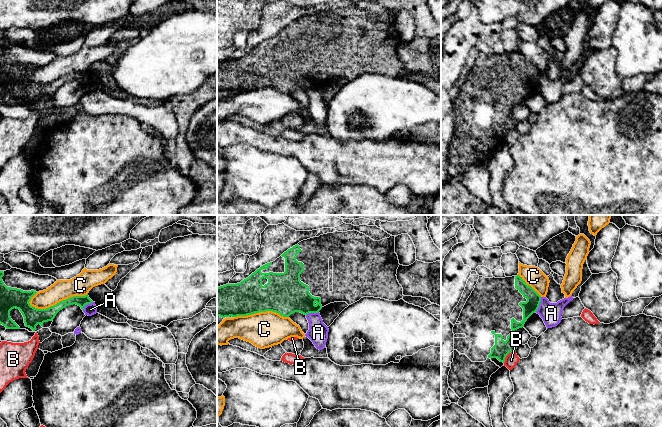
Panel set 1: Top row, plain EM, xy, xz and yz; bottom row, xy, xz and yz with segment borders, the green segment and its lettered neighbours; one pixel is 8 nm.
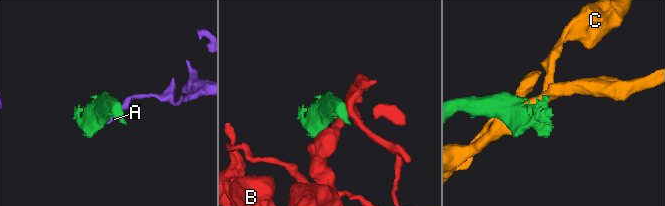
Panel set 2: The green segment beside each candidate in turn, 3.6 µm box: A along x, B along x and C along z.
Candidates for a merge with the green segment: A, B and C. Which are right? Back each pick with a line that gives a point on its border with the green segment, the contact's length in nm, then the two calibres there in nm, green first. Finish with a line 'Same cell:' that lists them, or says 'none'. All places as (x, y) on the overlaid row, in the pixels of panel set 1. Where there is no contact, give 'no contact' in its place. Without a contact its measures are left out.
Same cell: none

